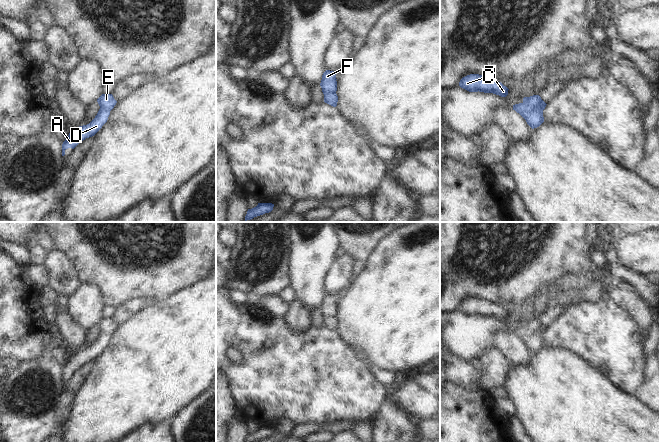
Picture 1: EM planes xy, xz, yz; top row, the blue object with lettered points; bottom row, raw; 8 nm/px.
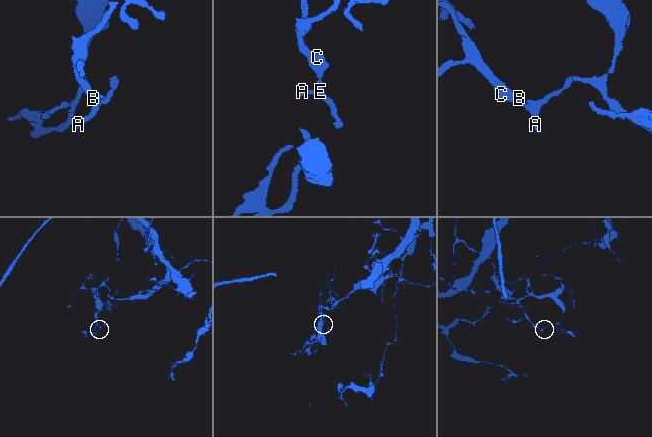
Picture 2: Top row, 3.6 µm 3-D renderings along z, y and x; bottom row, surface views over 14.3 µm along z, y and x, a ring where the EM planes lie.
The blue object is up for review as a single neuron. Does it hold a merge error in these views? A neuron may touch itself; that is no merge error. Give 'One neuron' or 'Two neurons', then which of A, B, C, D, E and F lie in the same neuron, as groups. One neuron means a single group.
One neuron. Groups: A B C D E F

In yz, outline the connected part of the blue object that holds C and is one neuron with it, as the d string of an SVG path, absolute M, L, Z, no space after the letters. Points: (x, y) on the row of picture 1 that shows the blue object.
M470 74L463 77L459 86L469 92L493 93L501 97L506 97L509 90L501 82L479 74Z

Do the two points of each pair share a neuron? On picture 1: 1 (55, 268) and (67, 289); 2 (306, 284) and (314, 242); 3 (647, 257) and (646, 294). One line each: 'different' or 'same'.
1: same
2: same
3: different

